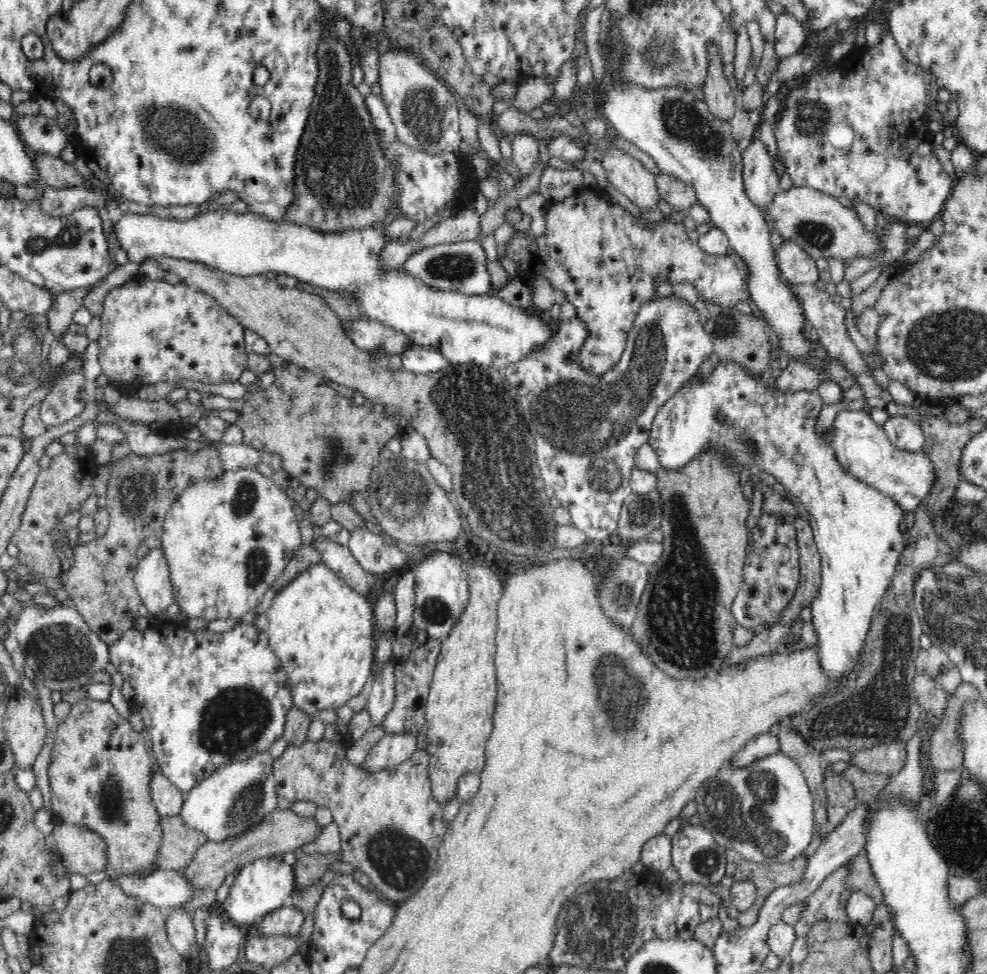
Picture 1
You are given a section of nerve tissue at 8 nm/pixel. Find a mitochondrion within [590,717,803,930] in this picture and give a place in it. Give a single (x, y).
(753, 816)

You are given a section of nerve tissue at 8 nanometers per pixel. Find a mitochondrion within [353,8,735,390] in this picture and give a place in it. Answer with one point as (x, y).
(662, 51)

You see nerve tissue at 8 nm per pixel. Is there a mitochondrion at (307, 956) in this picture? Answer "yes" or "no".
no

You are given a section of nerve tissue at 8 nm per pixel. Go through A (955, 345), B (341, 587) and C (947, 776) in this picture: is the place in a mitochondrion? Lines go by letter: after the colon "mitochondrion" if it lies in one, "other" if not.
A: mitochondrion
B: other
C: other

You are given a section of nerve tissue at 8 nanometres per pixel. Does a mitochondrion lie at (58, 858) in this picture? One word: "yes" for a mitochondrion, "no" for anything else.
no

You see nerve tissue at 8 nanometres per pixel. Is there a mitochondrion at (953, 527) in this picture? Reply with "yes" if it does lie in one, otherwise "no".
yes

